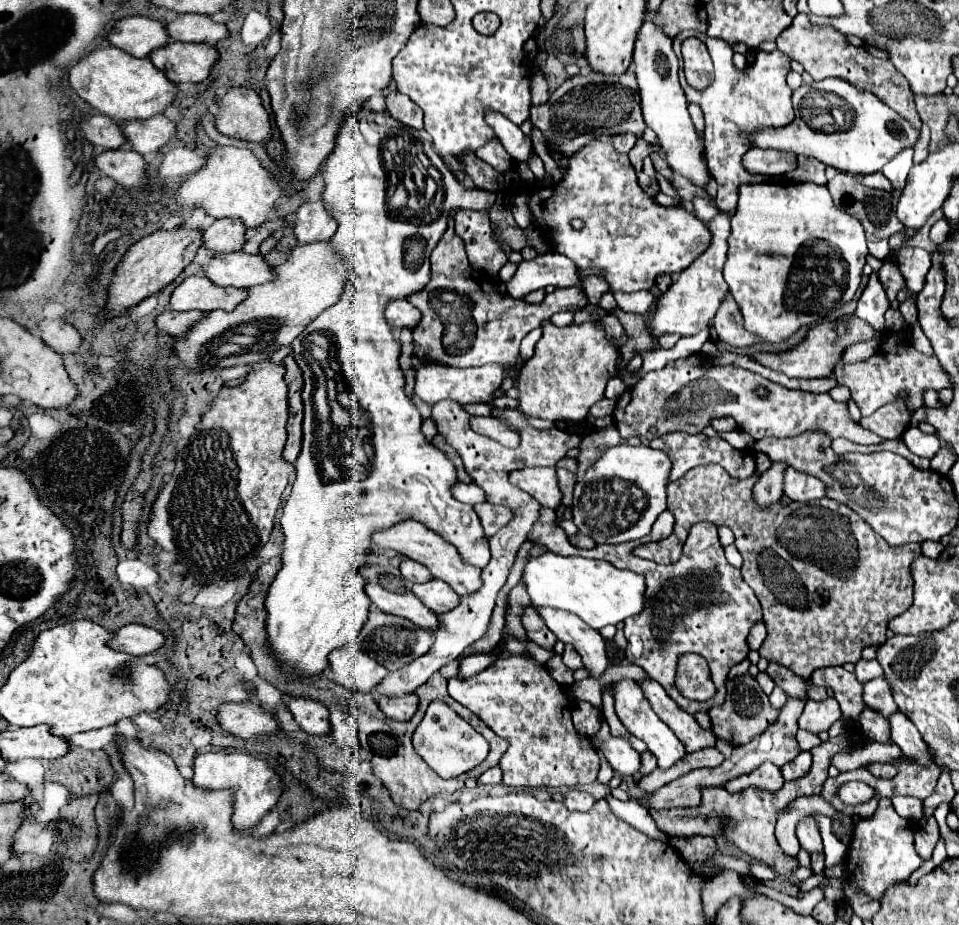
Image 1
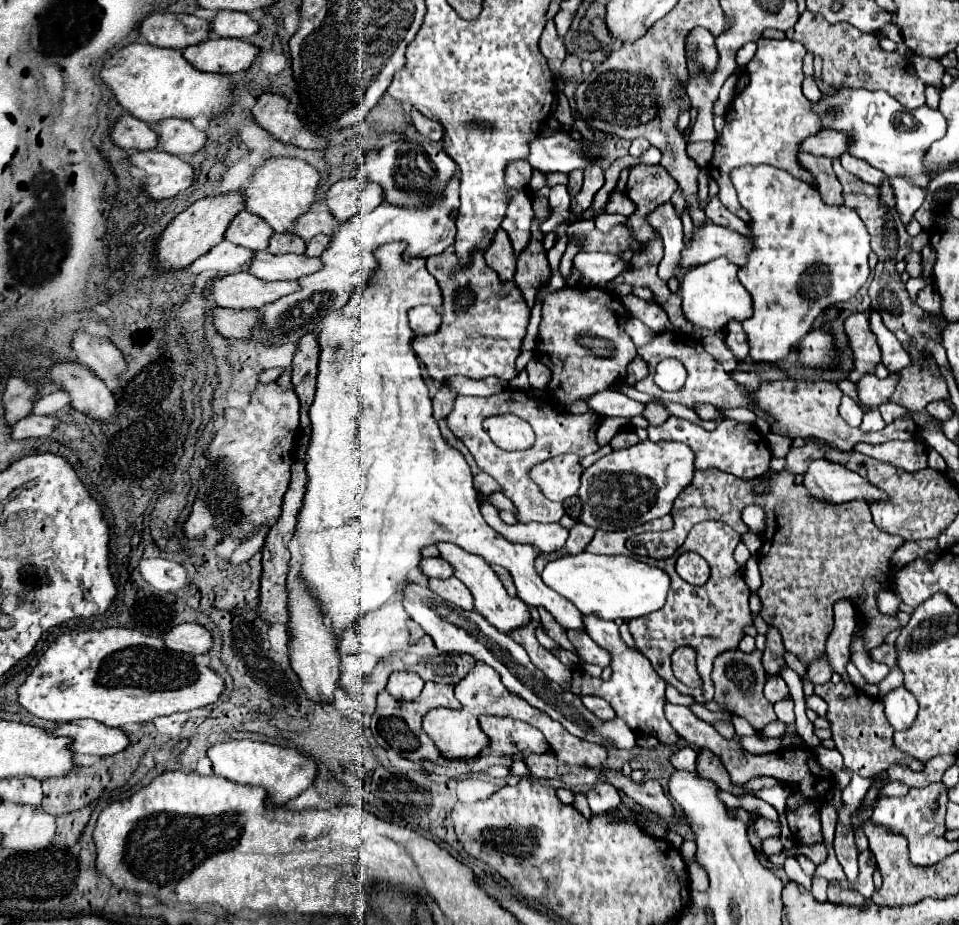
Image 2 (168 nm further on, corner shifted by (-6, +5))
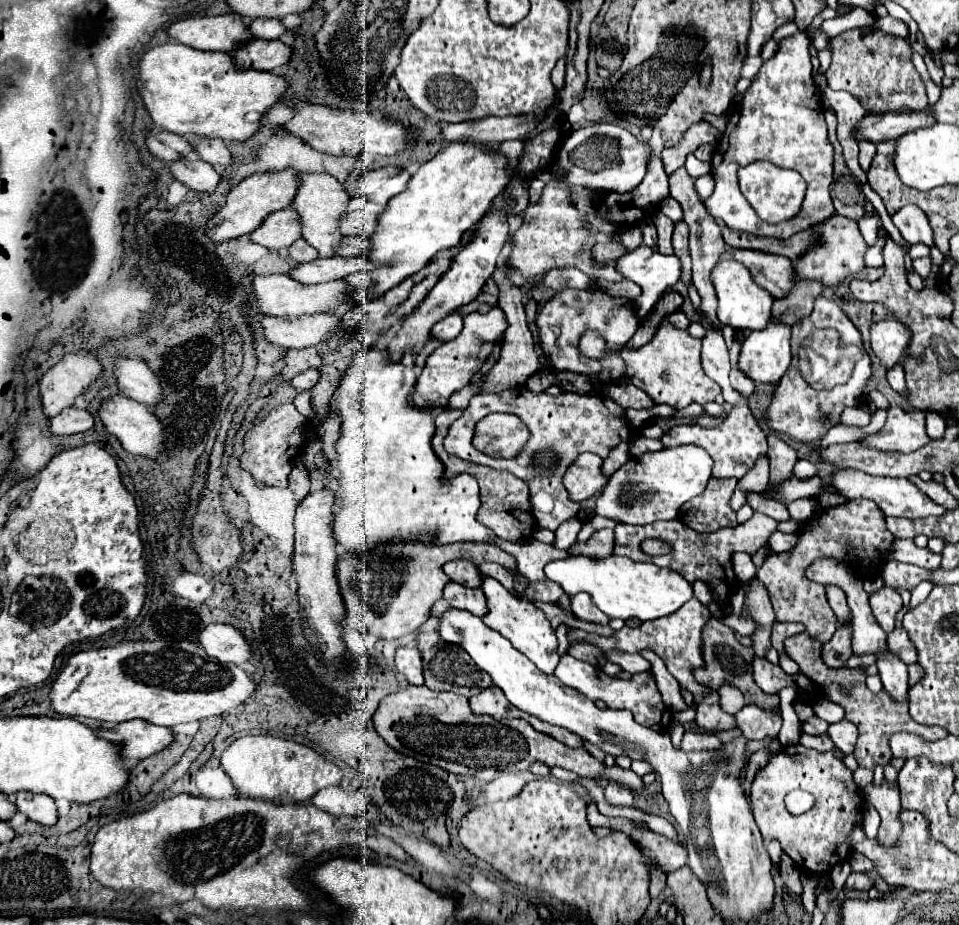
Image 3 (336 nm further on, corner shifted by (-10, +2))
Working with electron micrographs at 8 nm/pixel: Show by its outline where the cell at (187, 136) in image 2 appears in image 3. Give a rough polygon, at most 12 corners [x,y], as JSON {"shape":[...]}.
{"shape":[[197,139],[197,155],[211,165],[231,165],[225,141]]}

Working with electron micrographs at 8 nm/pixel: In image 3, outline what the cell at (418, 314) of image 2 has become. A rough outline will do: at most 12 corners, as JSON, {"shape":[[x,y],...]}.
{"shape":[[451,313],[433,327],[433,337],[451,341],[463,329],[463,315]]}

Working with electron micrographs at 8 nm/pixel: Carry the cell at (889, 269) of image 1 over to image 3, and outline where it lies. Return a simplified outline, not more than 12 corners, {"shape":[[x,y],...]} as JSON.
{"shape":[[917,258],[912,267],[925,280],[931,272],[931,259]]}

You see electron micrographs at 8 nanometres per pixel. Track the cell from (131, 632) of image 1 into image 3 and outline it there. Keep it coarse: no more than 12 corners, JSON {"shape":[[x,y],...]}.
{"shape":[[209,625],[199,645],[223,663],[247,663],[251,641],[233,625]]}

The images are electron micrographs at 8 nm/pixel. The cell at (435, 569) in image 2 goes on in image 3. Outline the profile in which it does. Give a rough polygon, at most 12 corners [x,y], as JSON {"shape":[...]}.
{"shape":[[459,559],[443,571],[465,587],[479,589],[483,573],[471,561]]}

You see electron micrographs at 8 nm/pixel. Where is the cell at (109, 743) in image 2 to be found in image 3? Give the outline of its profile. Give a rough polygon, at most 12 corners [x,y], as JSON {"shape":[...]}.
{"shape":[[141,719],[97,735],[119,743],[121,755],[137,761],[175,741],[171,727]]}

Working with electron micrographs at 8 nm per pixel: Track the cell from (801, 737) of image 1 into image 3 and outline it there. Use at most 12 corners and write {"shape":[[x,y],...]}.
{"shape":[[851,721],[829,725],[833,743],[853,753],[859,729]]}

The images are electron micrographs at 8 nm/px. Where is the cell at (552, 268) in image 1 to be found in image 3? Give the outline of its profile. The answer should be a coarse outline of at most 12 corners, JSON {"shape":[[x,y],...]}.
{"shape":[[639,247],[619,271],[643,287],[634,301],[647,318],[665,289],[681,277],[677,255]]}

